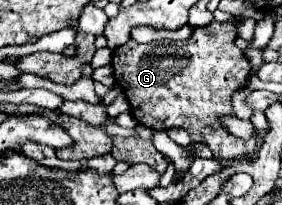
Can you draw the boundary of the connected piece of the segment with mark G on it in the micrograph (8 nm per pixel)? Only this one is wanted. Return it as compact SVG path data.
M233 17L225 23L213 21L207 27L195 27L189 41L151 41L143 45L131 39L117 47L111 65L135 121L153 131L183 127L193 141L205 141L215 159L253 155L257 149L257 131L253 137L241 139L231 135L219 121L221 115L233 115L231 95L243 89L251 75L251 63L233 45L241 21L243 17Z

